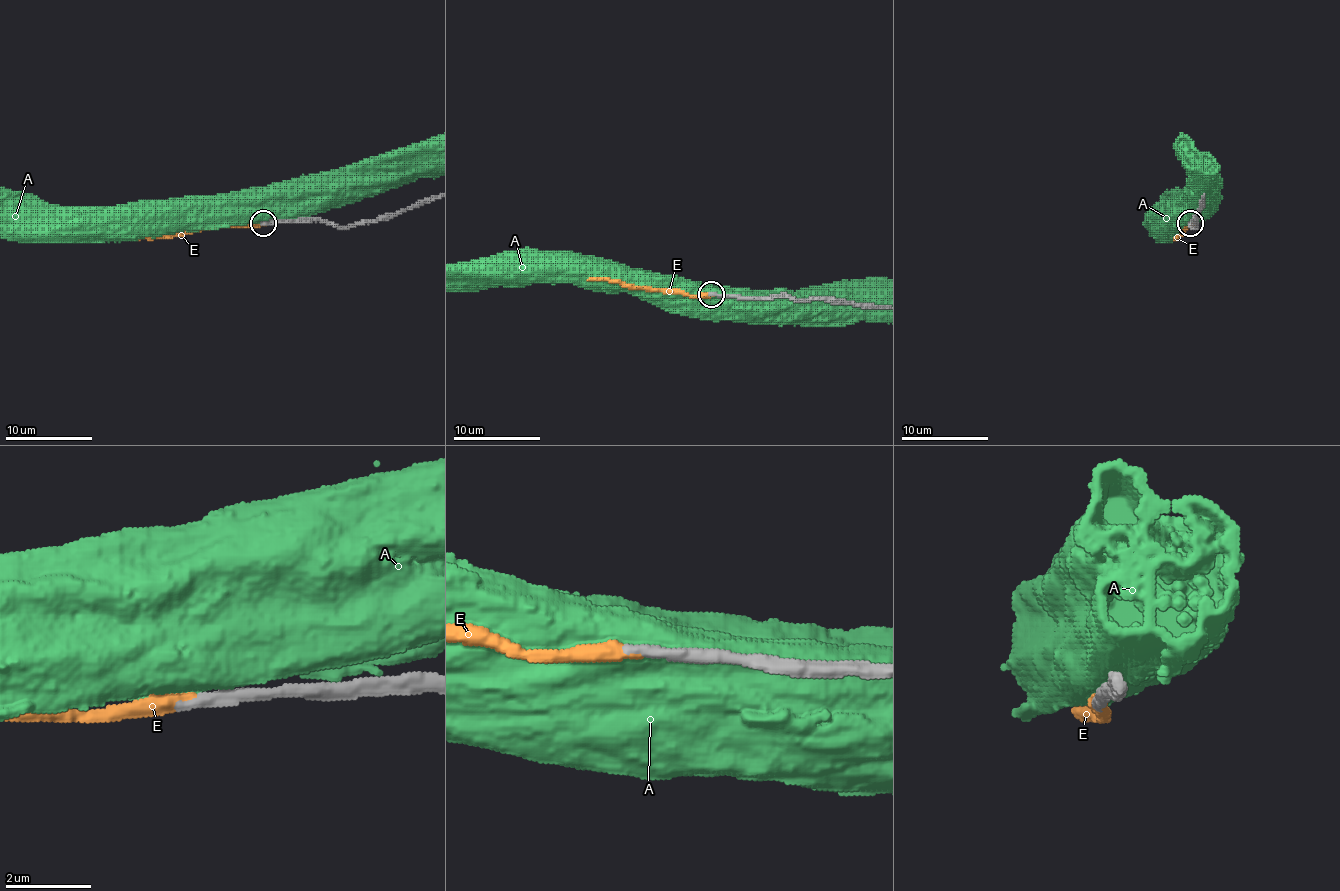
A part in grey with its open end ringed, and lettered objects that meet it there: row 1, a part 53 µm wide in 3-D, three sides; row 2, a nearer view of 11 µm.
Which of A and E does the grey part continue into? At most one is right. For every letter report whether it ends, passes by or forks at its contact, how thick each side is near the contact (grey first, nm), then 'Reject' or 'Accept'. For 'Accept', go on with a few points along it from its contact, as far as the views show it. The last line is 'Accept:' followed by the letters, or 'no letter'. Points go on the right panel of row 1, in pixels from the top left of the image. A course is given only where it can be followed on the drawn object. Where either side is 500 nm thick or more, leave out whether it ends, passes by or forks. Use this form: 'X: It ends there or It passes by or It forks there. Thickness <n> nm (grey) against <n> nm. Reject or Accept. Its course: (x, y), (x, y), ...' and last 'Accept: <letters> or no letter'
A: Thickness 420 nm (grey) against 750 nm. Reject
E: It ends there. Thickness 280 nm (grey) against 340 nm. Accept. Its course: (1191, 224), (1176, 240)
Accept: E

